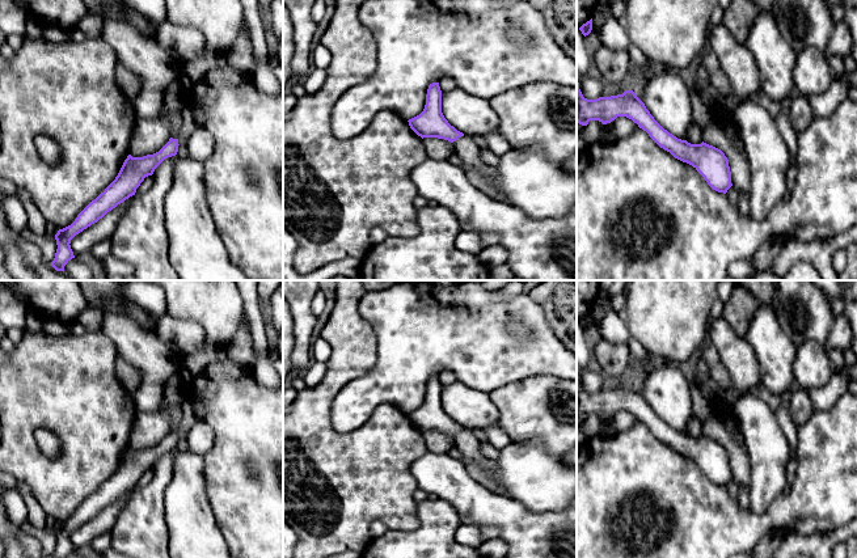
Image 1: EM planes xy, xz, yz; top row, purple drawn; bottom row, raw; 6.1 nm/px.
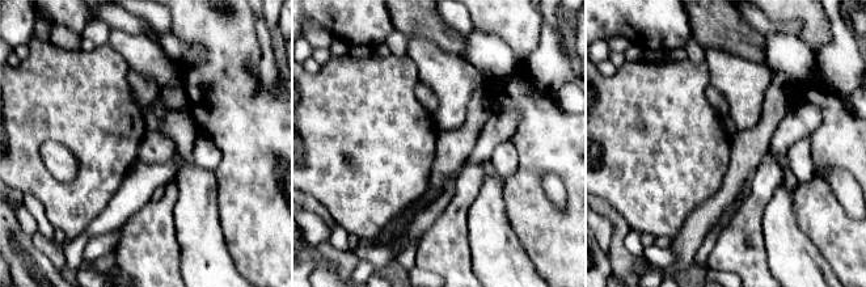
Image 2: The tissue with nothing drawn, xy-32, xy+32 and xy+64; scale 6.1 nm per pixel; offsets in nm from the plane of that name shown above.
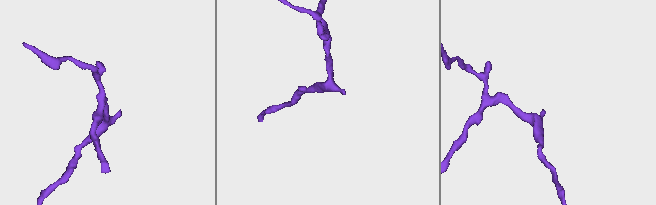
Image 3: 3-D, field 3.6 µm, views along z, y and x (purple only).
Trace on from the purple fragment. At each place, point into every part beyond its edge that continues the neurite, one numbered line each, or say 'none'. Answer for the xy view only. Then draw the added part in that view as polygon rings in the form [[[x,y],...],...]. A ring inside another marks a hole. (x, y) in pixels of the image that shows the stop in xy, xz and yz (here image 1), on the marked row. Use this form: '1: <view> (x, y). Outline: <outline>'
1: xy (193, 118). Outline: [[[186,106],[183,109],[183,121],[178,139],[180,145],[185,145],[187,138],[194,130],[204,124],[204,114],[199,109]]]

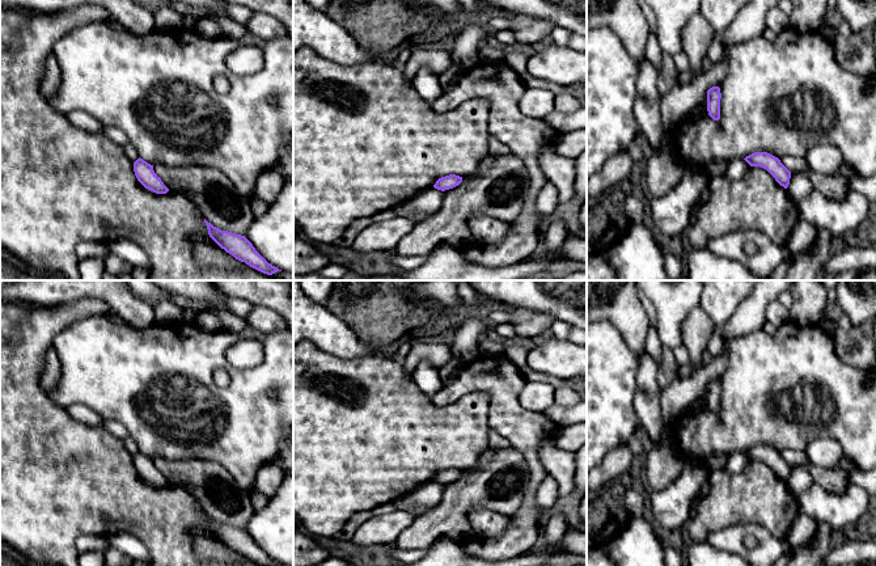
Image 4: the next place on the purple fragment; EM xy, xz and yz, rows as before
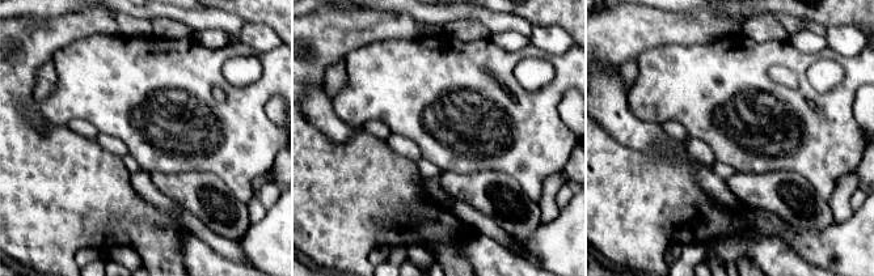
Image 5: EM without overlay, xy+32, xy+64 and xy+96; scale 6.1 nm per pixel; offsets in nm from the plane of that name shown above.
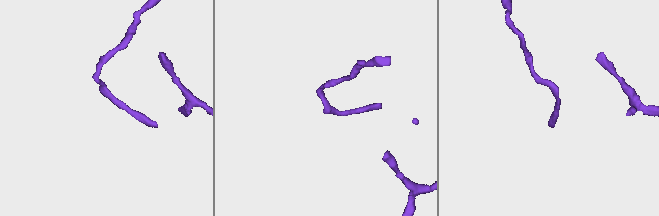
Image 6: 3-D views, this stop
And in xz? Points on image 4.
none

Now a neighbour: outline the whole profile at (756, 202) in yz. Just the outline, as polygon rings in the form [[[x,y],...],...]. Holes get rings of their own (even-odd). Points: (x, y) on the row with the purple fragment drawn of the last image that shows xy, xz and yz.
[[[750,166],[737,181],[725,176],[710,178],[710,197],[695,204],[695,221],[687,224],[684,240],[701,249],[723,235],[757,231],[786,246],[797,220],[797,204],[787,189],[766,169]]]

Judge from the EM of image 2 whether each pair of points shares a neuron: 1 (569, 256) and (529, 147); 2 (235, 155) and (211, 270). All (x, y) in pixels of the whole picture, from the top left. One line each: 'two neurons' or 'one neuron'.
1: one neuron
2: two neurons

